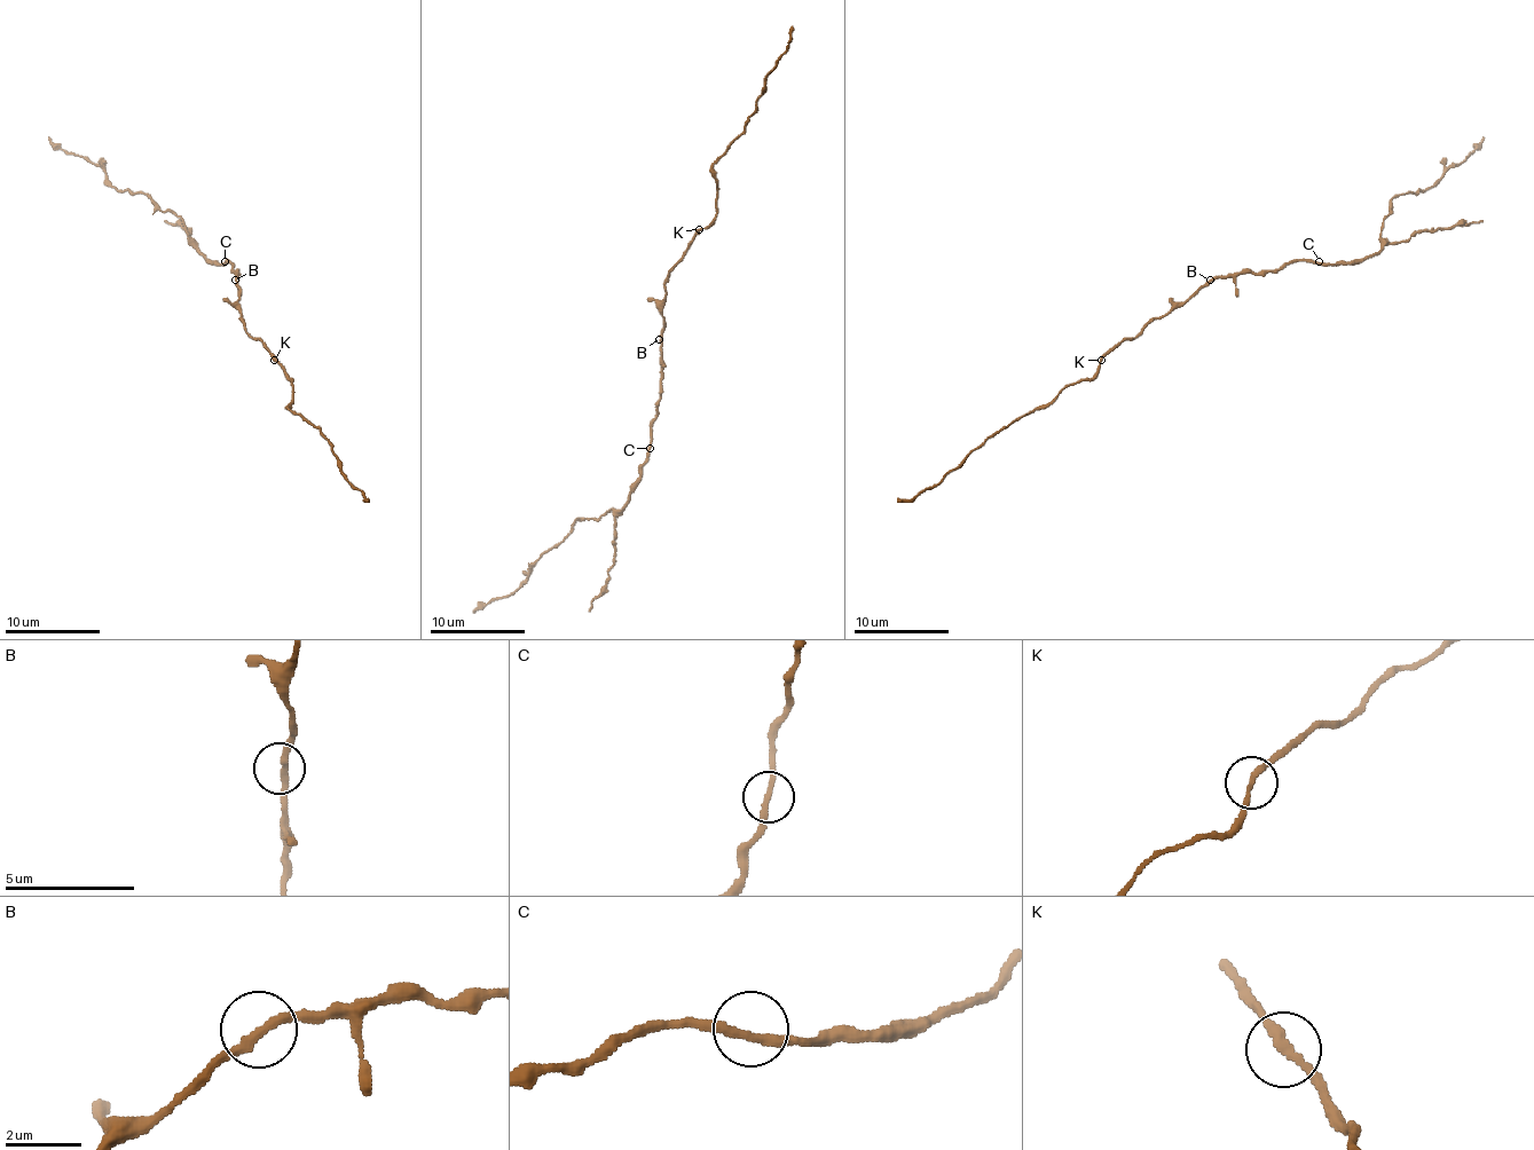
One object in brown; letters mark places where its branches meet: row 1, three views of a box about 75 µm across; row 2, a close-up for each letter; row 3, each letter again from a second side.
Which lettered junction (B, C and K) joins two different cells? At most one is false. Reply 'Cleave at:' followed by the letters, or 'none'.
Cleave at: none

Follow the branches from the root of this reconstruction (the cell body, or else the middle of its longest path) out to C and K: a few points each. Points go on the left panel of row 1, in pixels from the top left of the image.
C: (237, 280), (237, 273), (225, 261)
K: (237, 280), (240, 321), (275, 361)

